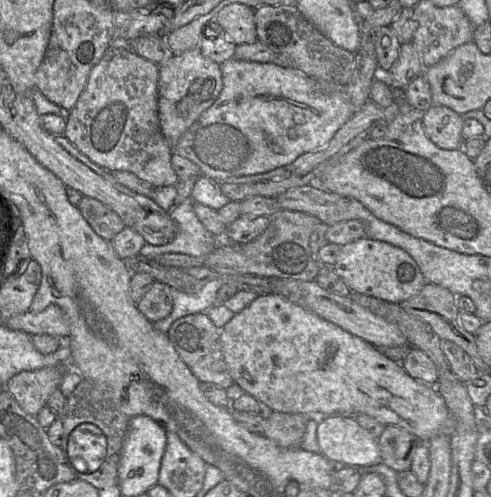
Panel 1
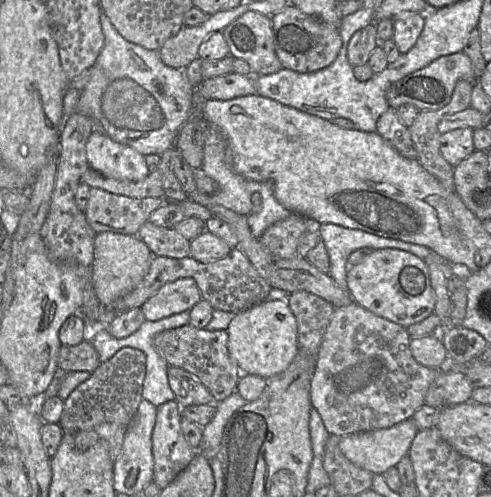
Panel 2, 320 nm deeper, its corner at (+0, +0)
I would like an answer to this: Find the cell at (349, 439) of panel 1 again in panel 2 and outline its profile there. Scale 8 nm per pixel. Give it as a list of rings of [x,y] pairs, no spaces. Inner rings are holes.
[[[412,418],[384,429],[359,432],[340,437],[339,447],[344,456],[357,467],[373,474],[383,474],[395,467],[401,458],[408,454],[418,428]]]

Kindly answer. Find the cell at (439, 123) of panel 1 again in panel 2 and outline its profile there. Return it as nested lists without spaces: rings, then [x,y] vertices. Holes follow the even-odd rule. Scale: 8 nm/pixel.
[[[464,127],[441,134],[440,153],[450,165],[457,165],[475,151],[473,131],[470,127]]]

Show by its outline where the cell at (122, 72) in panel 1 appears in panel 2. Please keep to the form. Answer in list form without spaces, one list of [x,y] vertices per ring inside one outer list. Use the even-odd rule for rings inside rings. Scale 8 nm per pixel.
[[[92,131],[86,142],[86,156],[89,167],[105,177],[118,180],[140,181],[149,175],[144,155],[135,149],[113,141],[100,131]]]

